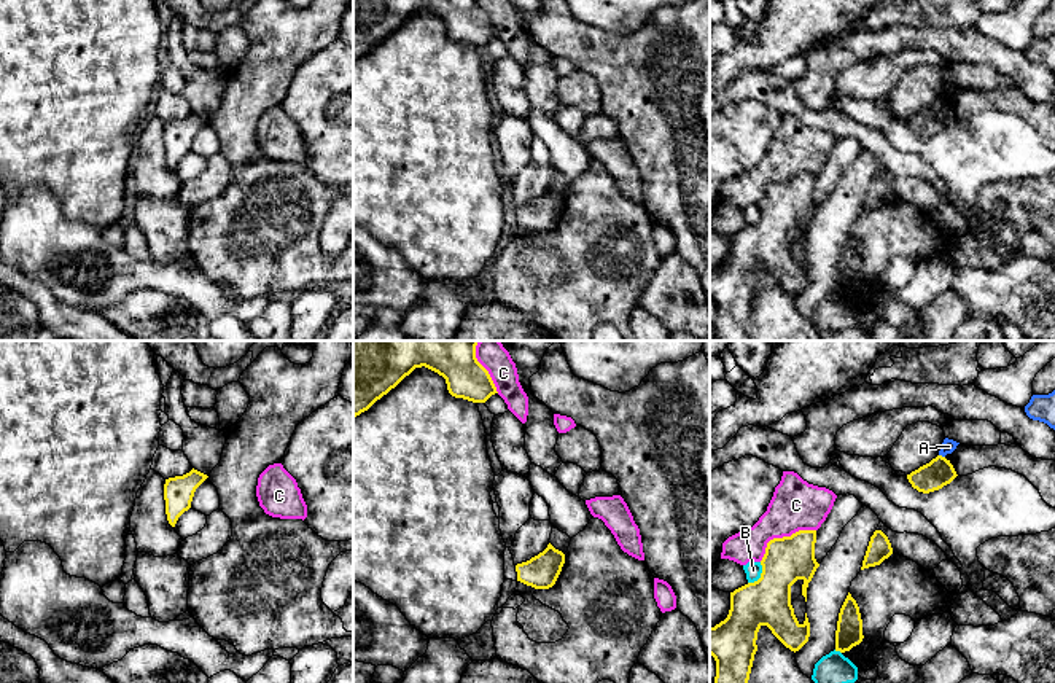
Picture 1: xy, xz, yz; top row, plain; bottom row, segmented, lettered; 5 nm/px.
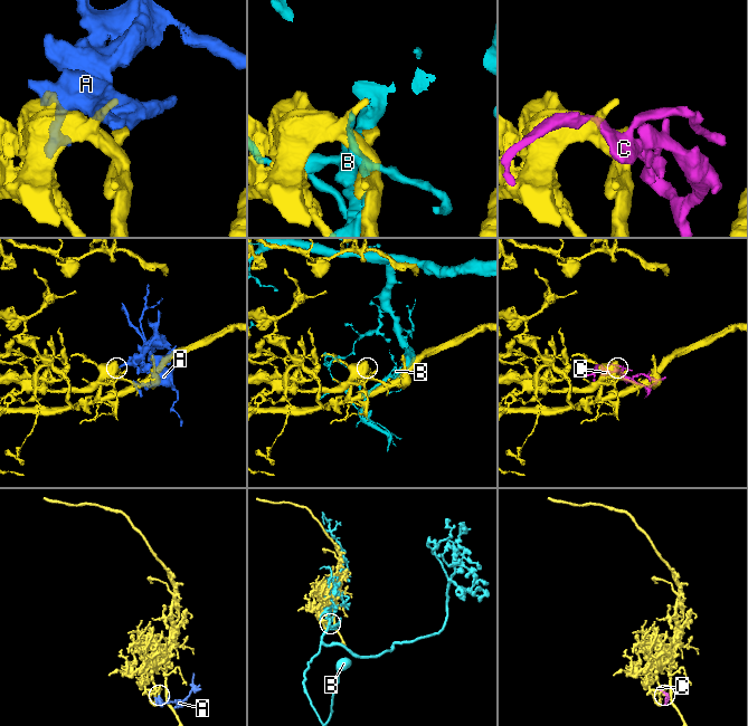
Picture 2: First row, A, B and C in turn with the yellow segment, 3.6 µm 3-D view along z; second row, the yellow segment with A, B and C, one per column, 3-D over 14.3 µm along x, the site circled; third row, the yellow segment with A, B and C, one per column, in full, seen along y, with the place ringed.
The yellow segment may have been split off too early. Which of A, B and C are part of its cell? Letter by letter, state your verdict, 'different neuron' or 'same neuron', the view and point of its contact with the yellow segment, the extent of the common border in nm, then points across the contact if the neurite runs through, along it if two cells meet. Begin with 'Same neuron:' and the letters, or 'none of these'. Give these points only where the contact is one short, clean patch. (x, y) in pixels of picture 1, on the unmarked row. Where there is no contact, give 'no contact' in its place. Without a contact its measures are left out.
Same neuron: none of these
A: different neuron | yz (941, 99) | 40 nm | along yz (939, 97), (944, 101)
B: different neuron | yz (761, 218) | 130 nm
C: different neuron | yz (783, 180) | 340 nm

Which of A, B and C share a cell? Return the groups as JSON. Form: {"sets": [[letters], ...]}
{"sets": [["A"], ["B"], ["C"]]}

